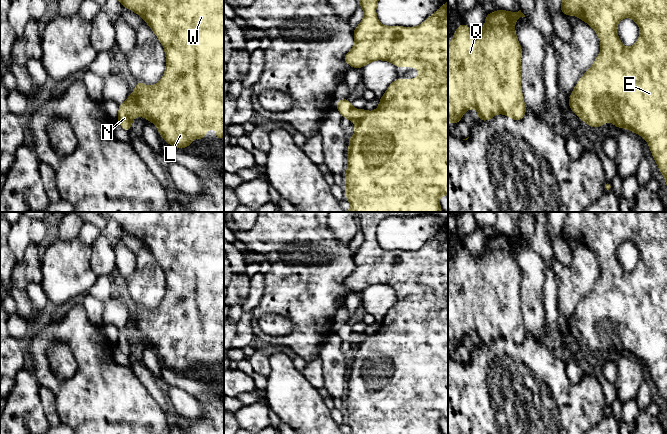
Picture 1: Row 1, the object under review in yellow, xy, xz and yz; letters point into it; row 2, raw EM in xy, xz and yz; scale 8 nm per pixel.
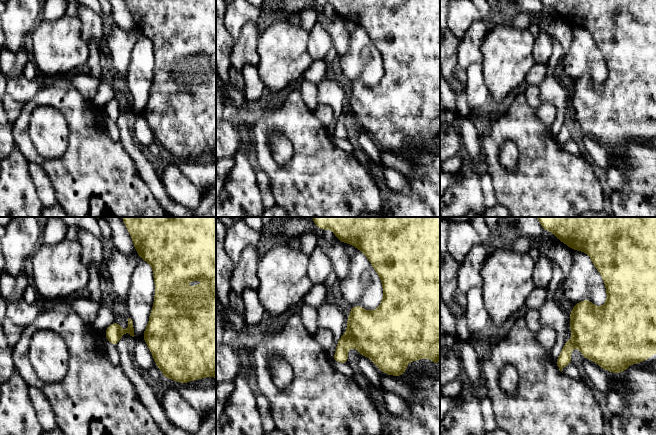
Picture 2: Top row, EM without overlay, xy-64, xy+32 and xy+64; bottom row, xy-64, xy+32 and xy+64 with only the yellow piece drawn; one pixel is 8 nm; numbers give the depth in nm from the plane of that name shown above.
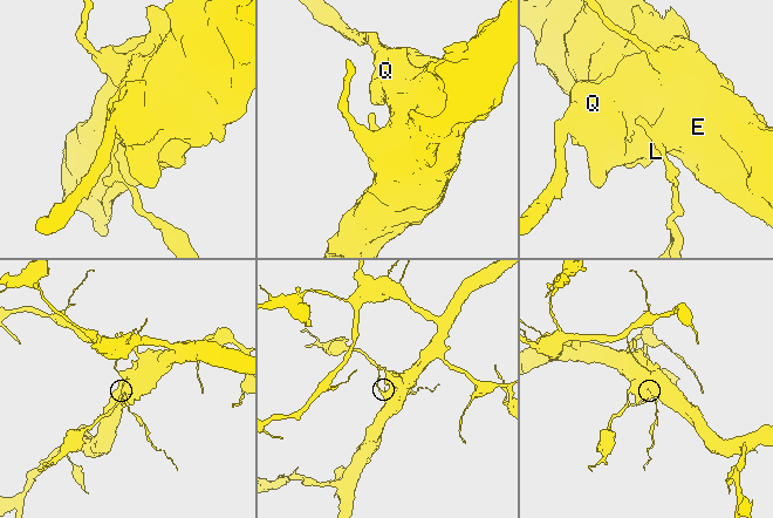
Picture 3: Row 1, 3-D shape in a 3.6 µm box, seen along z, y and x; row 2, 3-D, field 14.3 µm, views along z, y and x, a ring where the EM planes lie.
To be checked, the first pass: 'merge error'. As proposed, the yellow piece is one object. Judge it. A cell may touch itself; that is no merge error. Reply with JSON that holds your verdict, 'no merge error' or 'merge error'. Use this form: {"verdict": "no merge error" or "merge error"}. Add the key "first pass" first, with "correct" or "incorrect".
{"first pass": "incorrect", "verdict": "no merge error"}

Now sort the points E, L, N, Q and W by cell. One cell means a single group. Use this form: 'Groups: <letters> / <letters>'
Groups: E L N Q W

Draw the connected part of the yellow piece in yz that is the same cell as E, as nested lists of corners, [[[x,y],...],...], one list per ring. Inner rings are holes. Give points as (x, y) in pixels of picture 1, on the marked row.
[[[562,0],[561,11],[564,16],[574,15],[585,21],[598,34],[601,42],[601,51],[593,65],[579,79],[574,90],[570,93],[569,108],[590,127],[602,127],[606,121],[611,121],[617,128],[626,128],[637,135],[641,135],[648,143],[650,151],[655,159],[659,171],[665,177],[667,184],[667,0]],[[625,18],[633,19],[640,28],[640,36],[632,47],[624,47],[617,34],[618,22]]]

